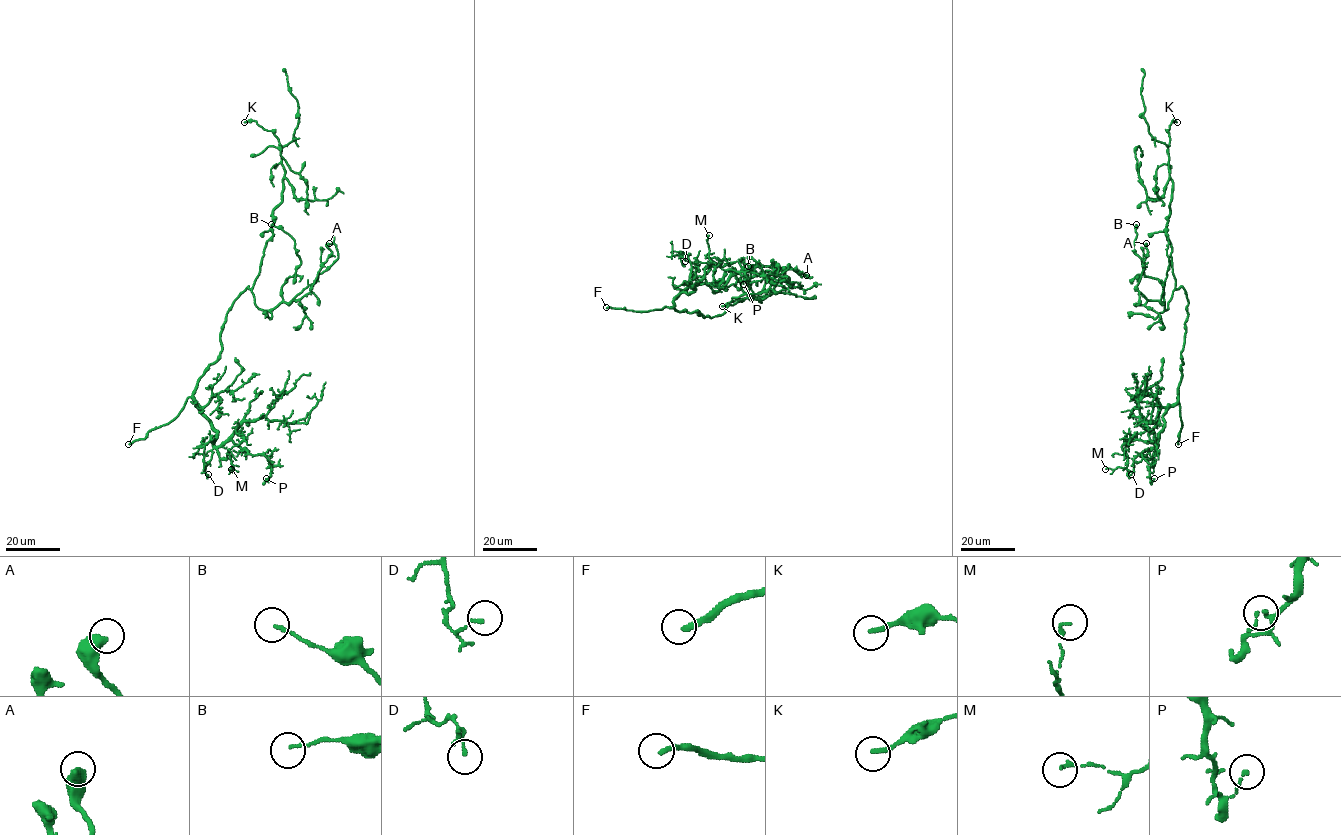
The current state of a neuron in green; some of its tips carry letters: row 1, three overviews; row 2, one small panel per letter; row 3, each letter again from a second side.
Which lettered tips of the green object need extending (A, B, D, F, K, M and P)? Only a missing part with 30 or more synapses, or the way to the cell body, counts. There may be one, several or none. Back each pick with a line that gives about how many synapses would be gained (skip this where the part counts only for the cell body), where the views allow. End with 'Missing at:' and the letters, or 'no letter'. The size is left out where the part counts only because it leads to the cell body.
Missing at: F

